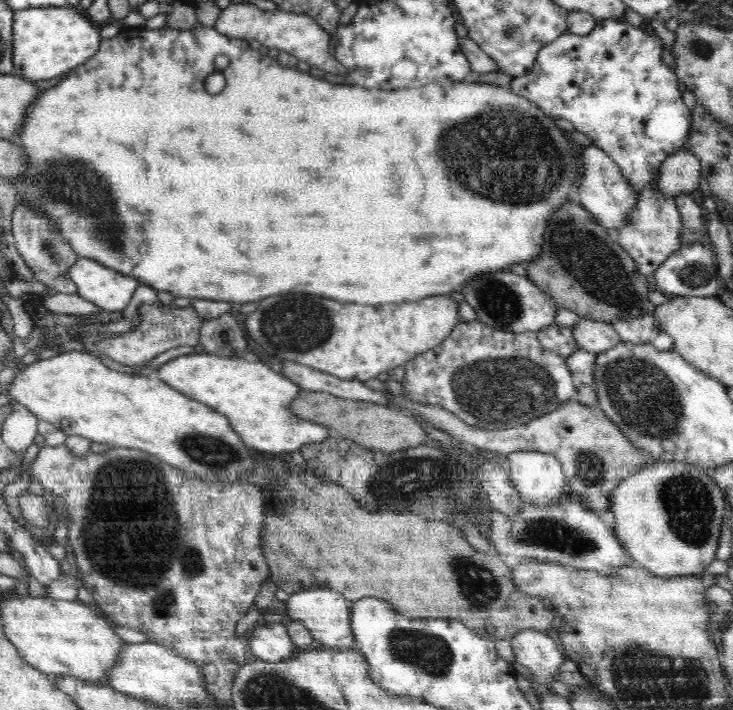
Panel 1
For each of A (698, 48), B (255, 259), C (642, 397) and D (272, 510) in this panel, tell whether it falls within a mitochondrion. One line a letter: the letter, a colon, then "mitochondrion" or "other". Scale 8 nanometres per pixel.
A: mitochondrion
B: other
C: mitochondrion
D: other

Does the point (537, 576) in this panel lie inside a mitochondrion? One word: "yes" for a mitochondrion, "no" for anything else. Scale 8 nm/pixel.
no

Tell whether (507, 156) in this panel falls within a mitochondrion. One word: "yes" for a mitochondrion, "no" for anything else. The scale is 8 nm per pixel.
yes

